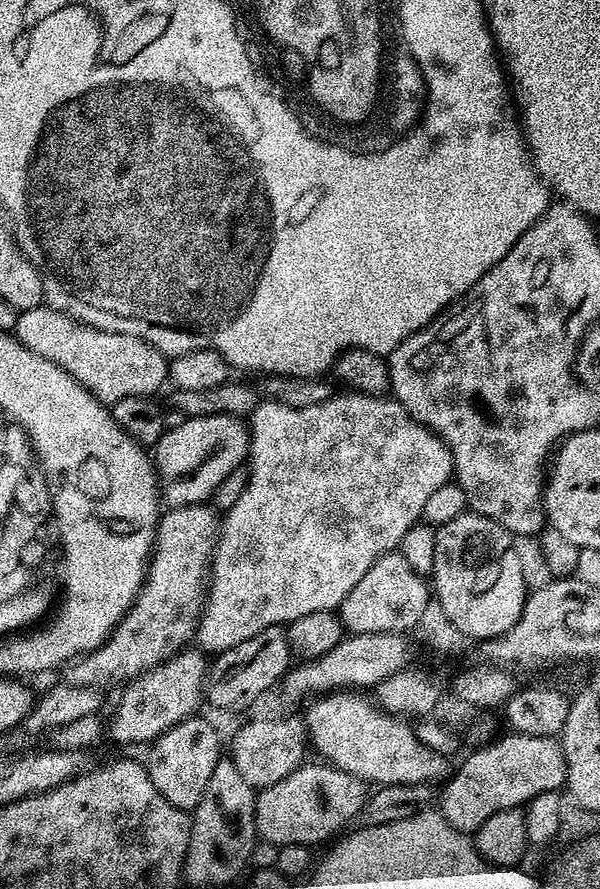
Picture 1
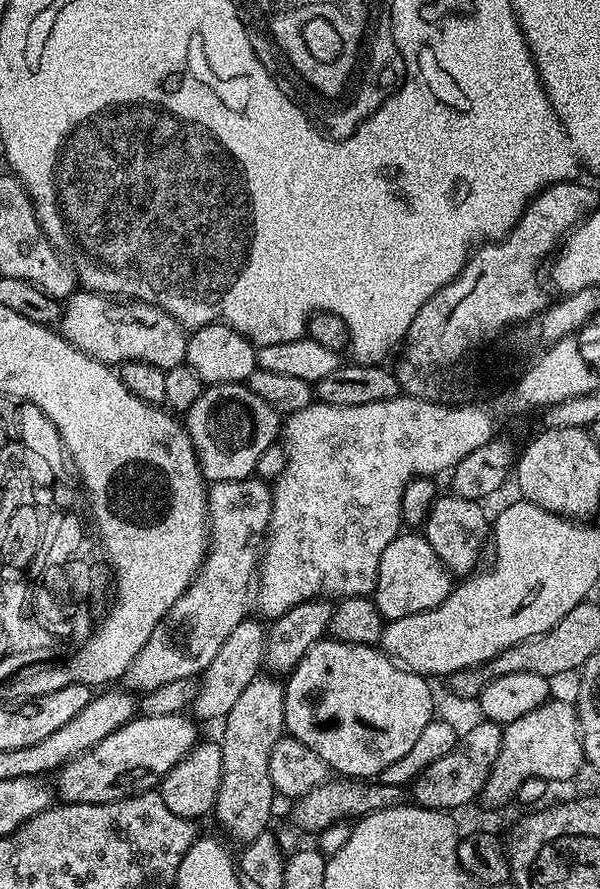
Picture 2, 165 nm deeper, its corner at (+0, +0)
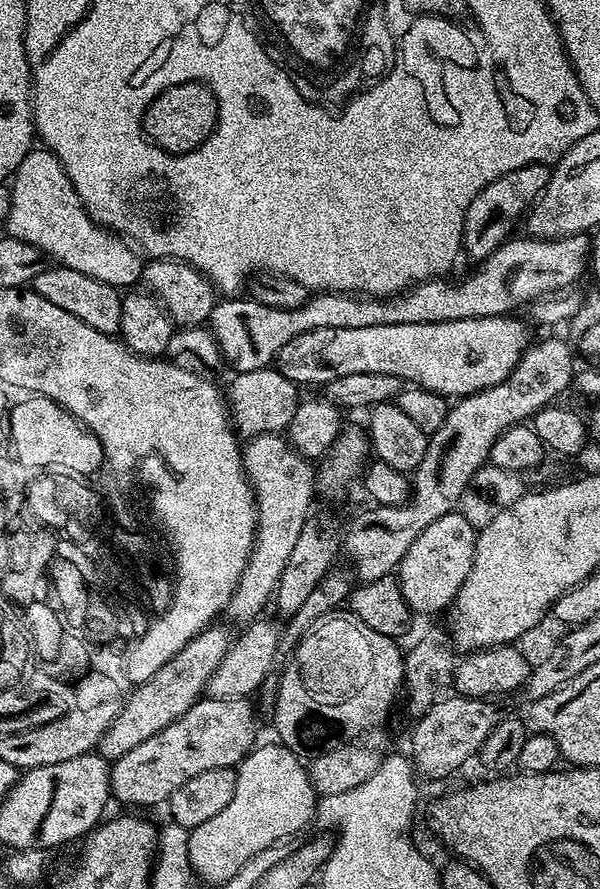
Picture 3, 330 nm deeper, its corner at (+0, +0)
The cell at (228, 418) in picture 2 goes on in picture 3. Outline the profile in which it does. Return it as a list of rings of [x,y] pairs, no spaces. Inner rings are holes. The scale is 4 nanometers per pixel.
[[[275,366],[236,372],[233,377],[226,387],[226,403],[235,431],[244,438],[283,433],[290,418],[294,418],[298,403],[298,386],[295,382],[284,377]]]

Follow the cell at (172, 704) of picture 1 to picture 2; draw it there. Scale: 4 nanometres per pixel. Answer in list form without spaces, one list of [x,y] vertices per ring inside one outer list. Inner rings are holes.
[[[246,618],[242,622],[238,622],[238,626],[234,626],[230,638],[226,638],[226,642],[222,642],[222,650],[218,650],[214,662],[210,662],[210,666],[202,674],[202,679],[196,689],[196,697],[193,698],[190,705],[191,715],[197,721],[223,721],[224,717],[230,714],[230,710],[234,710],[234,702],[238,702],[242,690],[246,690],[246,686],[250,686],[250,682],[261,675],[266,628],[259,619],[256,619],[257,621],[252,619]]]

